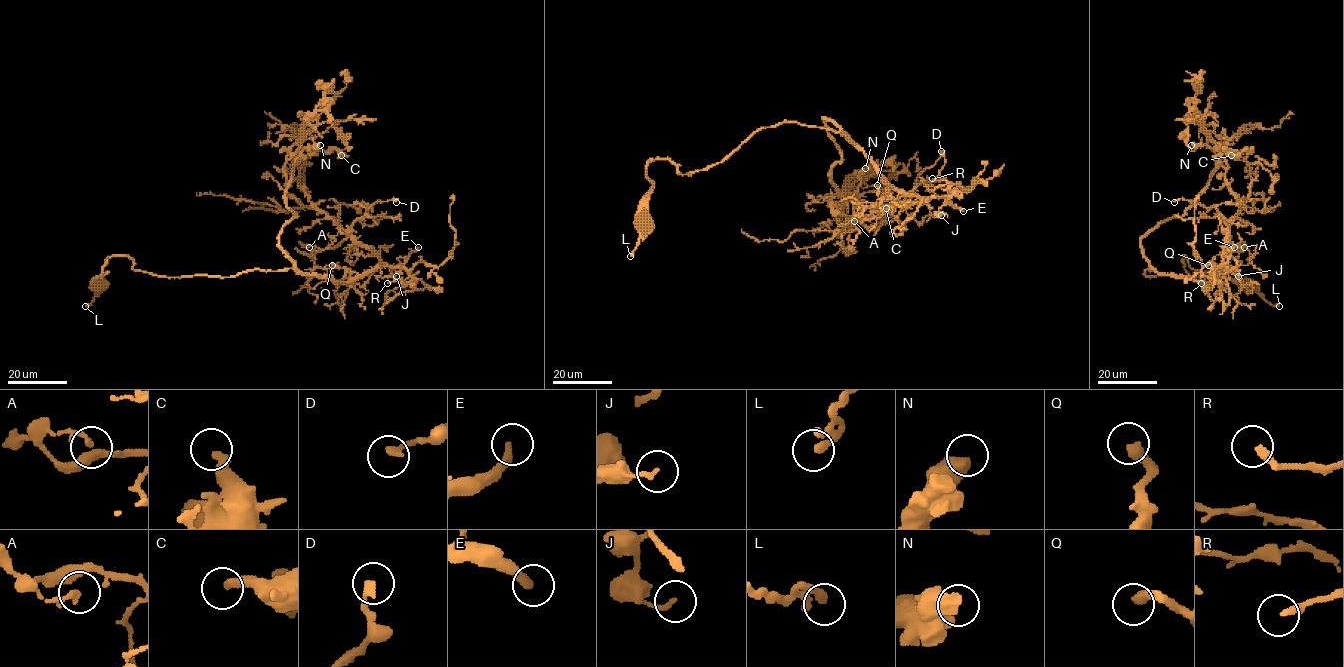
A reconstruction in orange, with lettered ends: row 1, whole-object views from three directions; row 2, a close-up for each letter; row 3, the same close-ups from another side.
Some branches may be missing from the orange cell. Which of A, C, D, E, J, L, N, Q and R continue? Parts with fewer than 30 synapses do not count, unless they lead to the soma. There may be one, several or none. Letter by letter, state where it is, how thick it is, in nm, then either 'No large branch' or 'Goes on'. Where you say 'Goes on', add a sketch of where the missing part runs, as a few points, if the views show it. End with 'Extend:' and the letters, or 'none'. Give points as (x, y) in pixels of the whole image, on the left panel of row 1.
A: Place: (309, 247). Thickness 160 nm. No large branch
C: Place: (341, 155). Thickness 360 nm. No large branch
D: Place: (396, 202). Thickness 240 nm. No large branch
E: Place: (418, 247). Thickness 320 nm. Goes on. Course of what is missing: (418, 247), (418, 239), (432, 225), (443, 205), (459, 194), (466, 180), (467, 155), (460, 167)
J: Place: (396, 276). Thickness 150 nm. No large branch
L: Place: (85, 306). Thickness 320 nm. No large branch
N: Place: (320, 145). Thickness 550 nm. No large branch
Q: Place: (332, 265). Thickness 360 nm. No large branch
R: Place: (387, 283). Thickness 240 nm. No large branch
Extend: E

